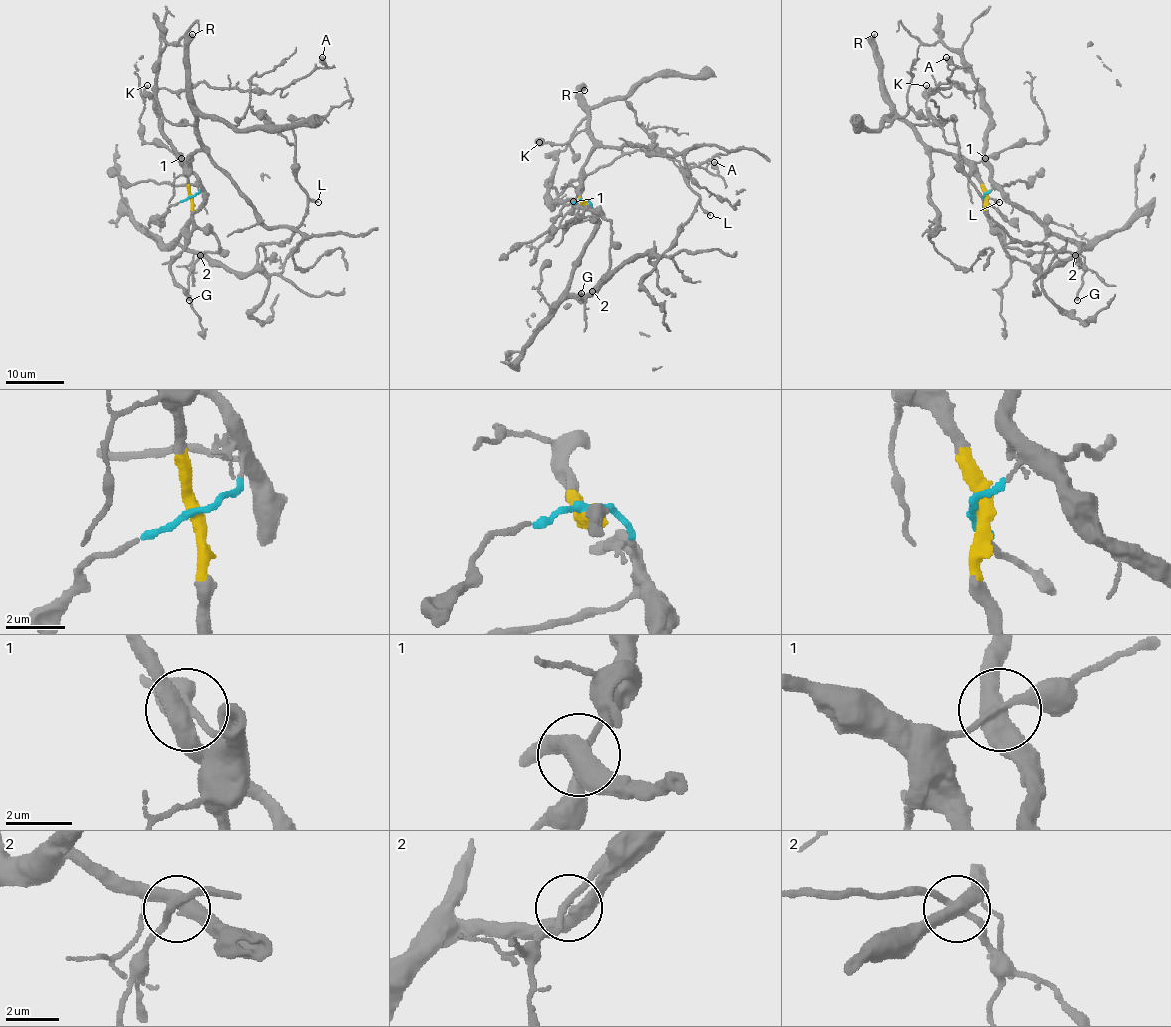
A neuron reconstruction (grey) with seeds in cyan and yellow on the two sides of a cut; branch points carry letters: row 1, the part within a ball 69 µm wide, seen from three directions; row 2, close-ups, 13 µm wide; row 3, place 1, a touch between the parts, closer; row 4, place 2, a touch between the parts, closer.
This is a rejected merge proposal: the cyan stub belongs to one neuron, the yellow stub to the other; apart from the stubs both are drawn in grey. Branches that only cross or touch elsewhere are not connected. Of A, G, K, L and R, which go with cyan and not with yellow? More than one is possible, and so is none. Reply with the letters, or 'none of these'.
A, L

